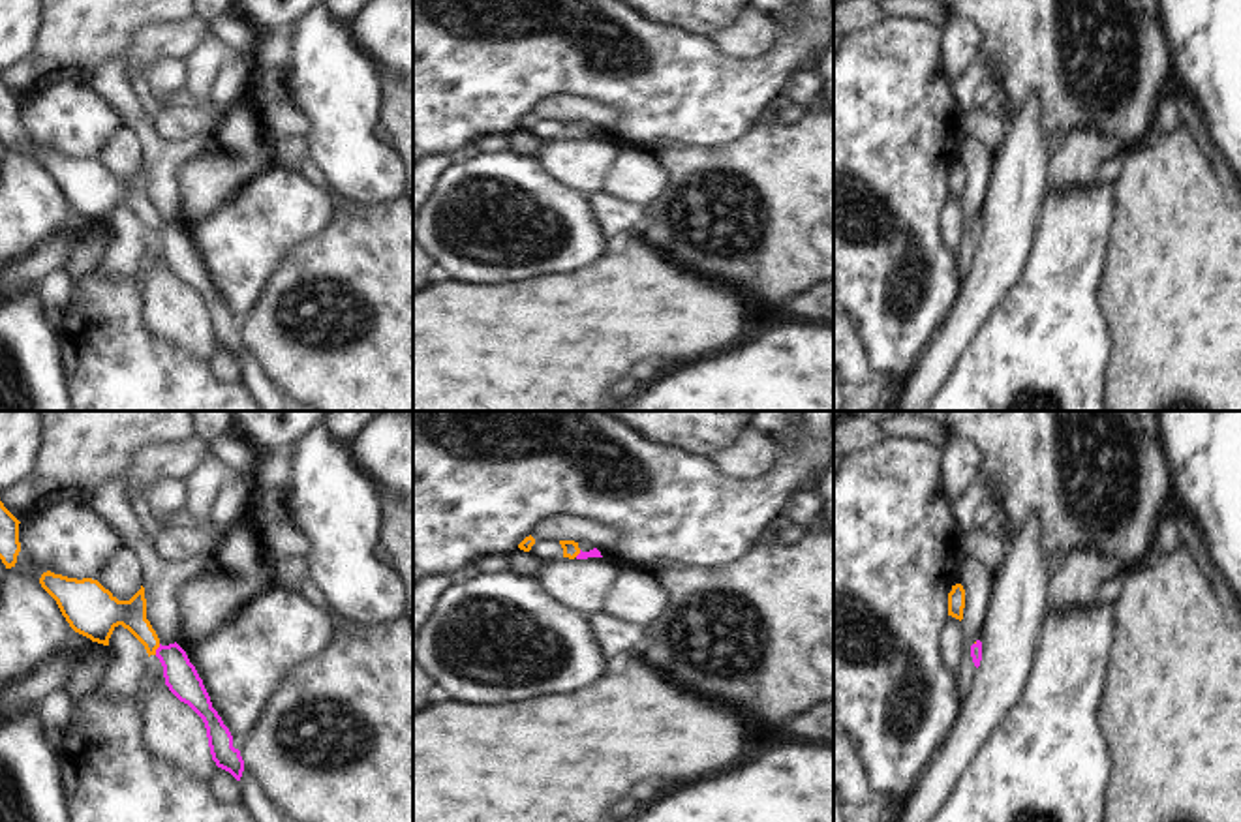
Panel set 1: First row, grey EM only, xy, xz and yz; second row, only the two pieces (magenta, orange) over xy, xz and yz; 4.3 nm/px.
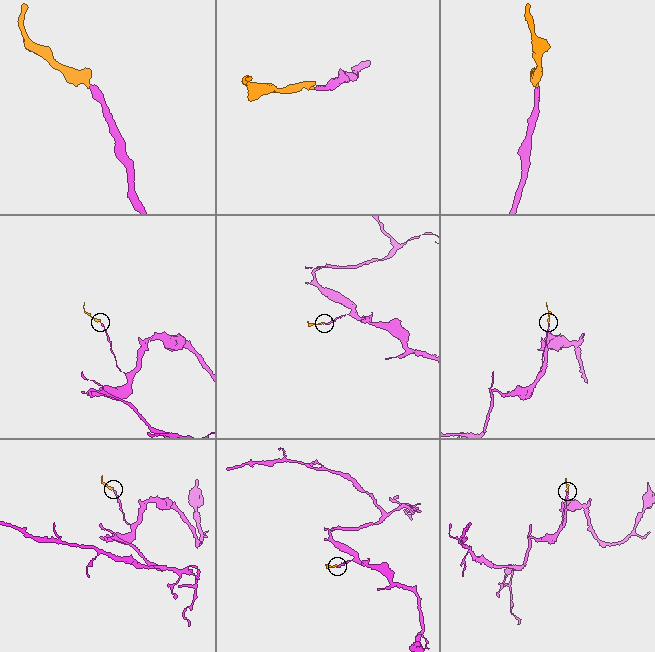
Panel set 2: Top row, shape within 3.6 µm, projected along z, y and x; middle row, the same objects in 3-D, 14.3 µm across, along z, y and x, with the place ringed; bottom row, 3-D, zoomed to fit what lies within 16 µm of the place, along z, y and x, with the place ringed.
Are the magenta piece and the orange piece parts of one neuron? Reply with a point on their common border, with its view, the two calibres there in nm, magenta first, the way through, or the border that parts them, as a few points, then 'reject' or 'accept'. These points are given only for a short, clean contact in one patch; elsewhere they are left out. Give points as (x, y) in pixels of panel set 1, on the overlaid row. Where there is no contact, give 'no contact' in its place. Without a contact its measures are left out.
xy (156, 650) | 140/130 nm | across xy (181, 676), (156, 650), (122, 612), (111, 612) | accept

